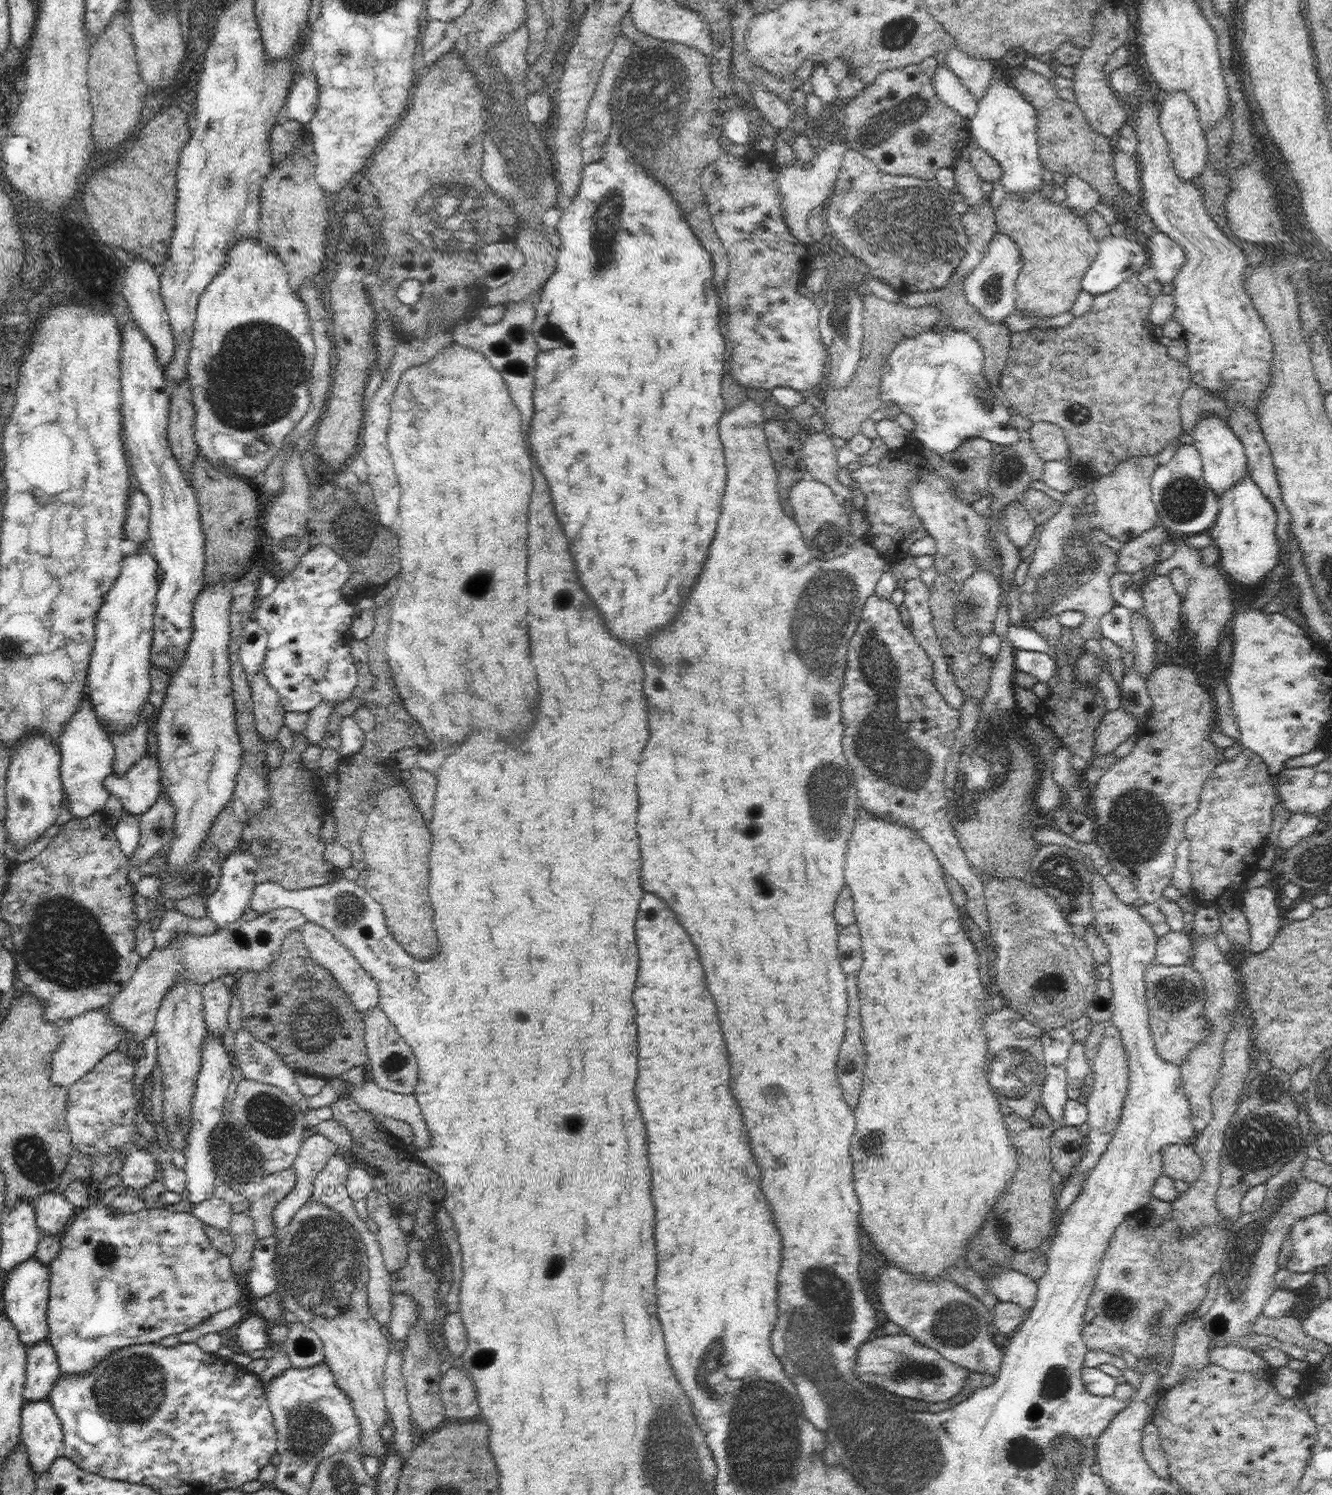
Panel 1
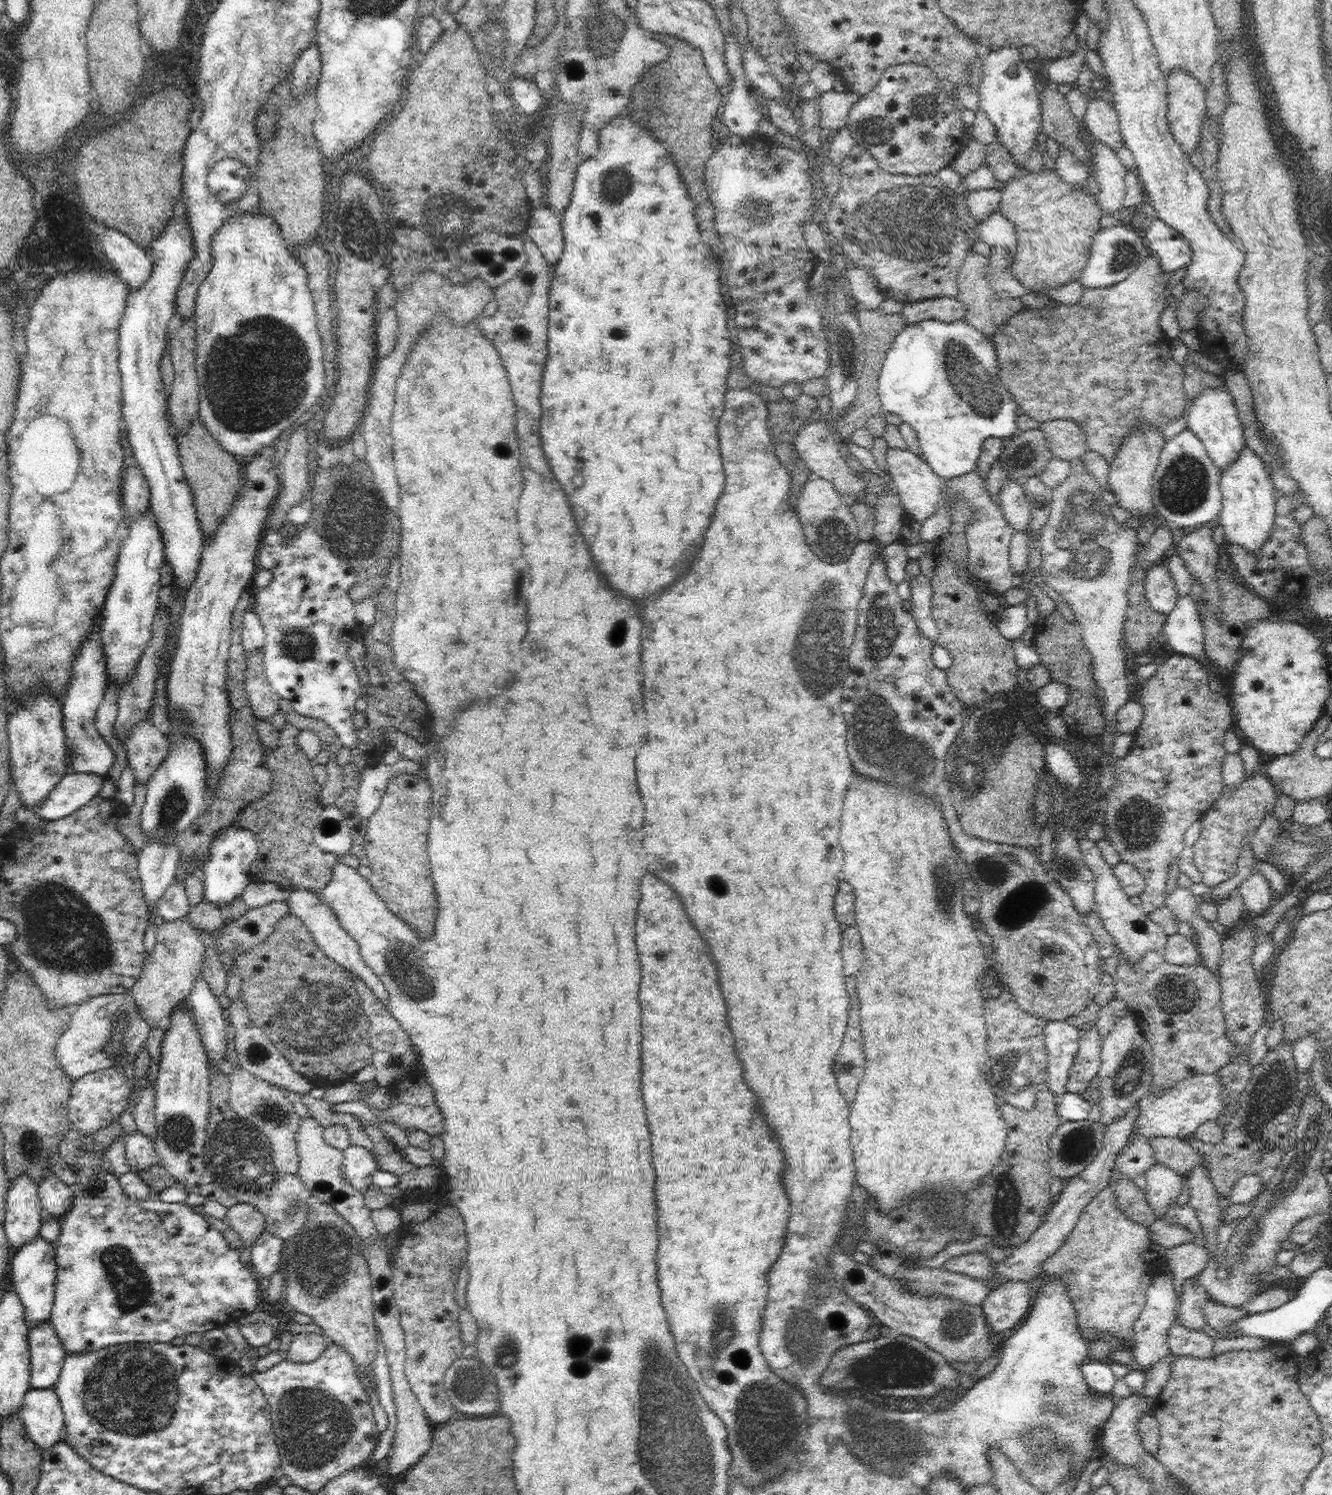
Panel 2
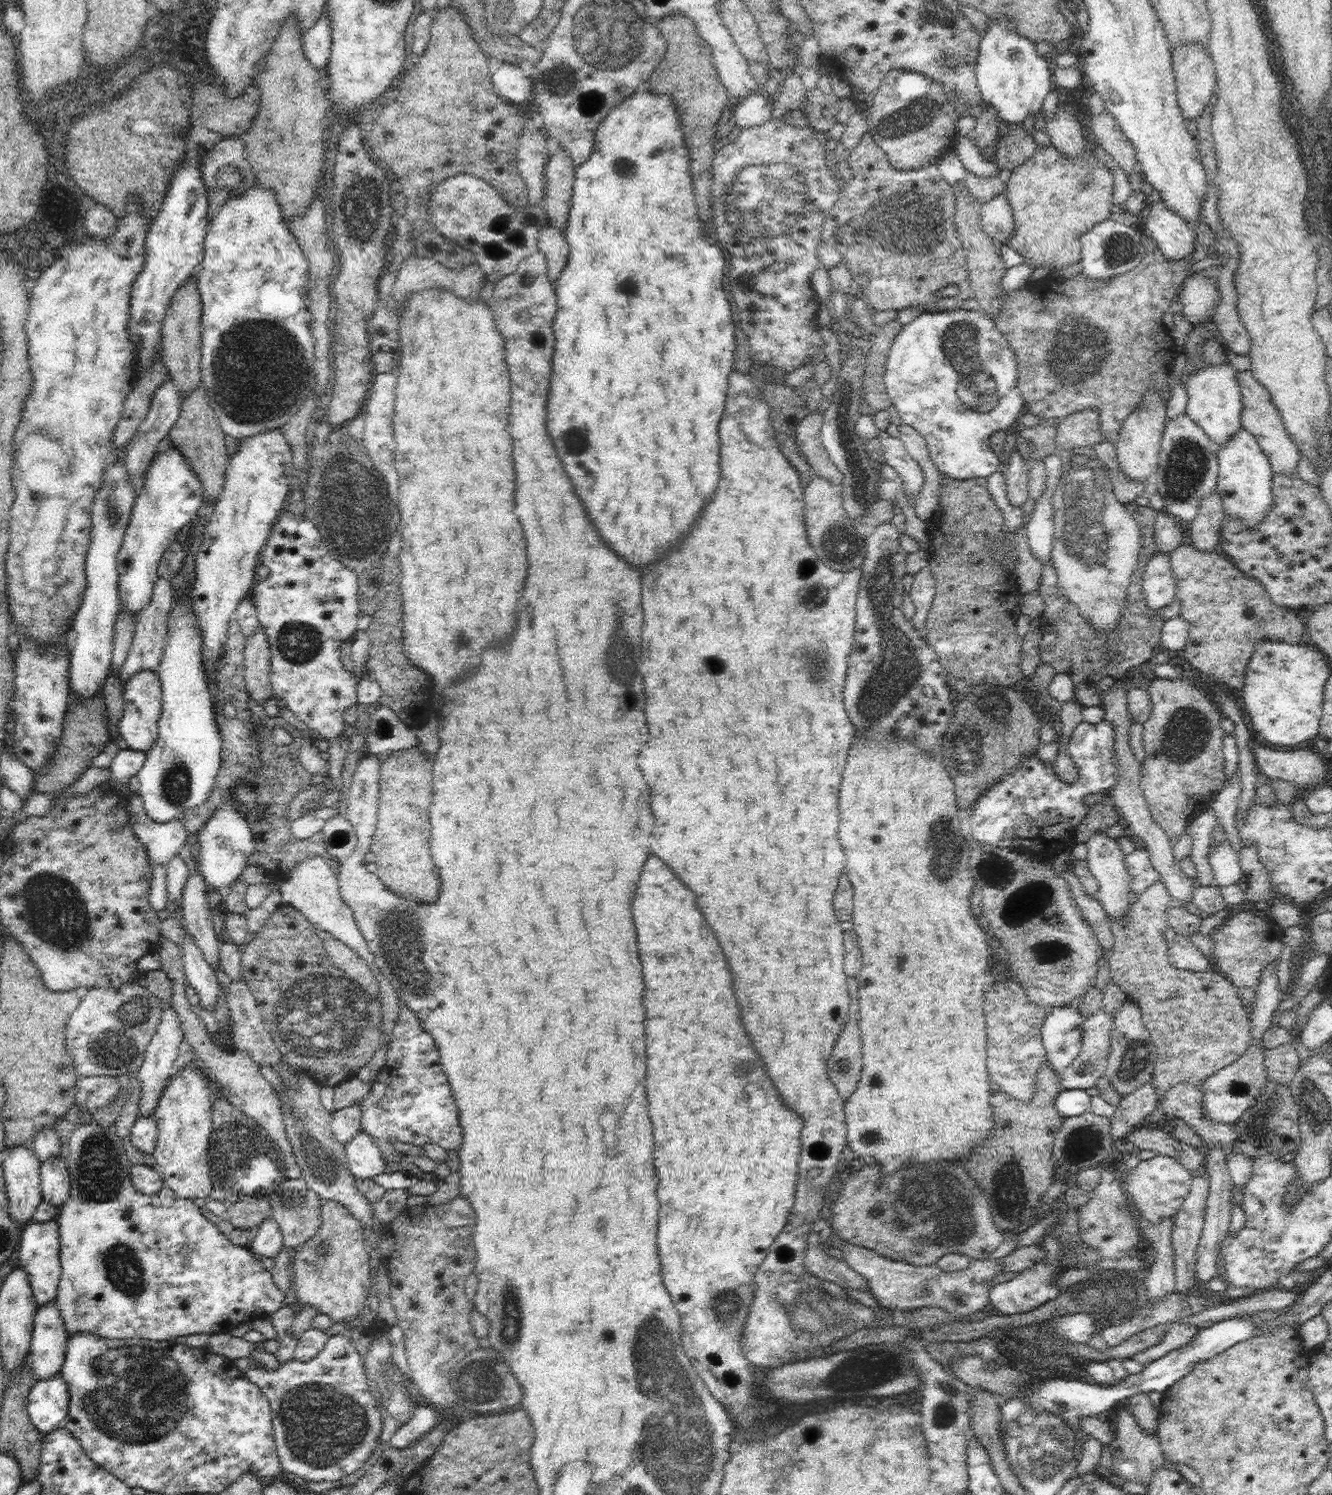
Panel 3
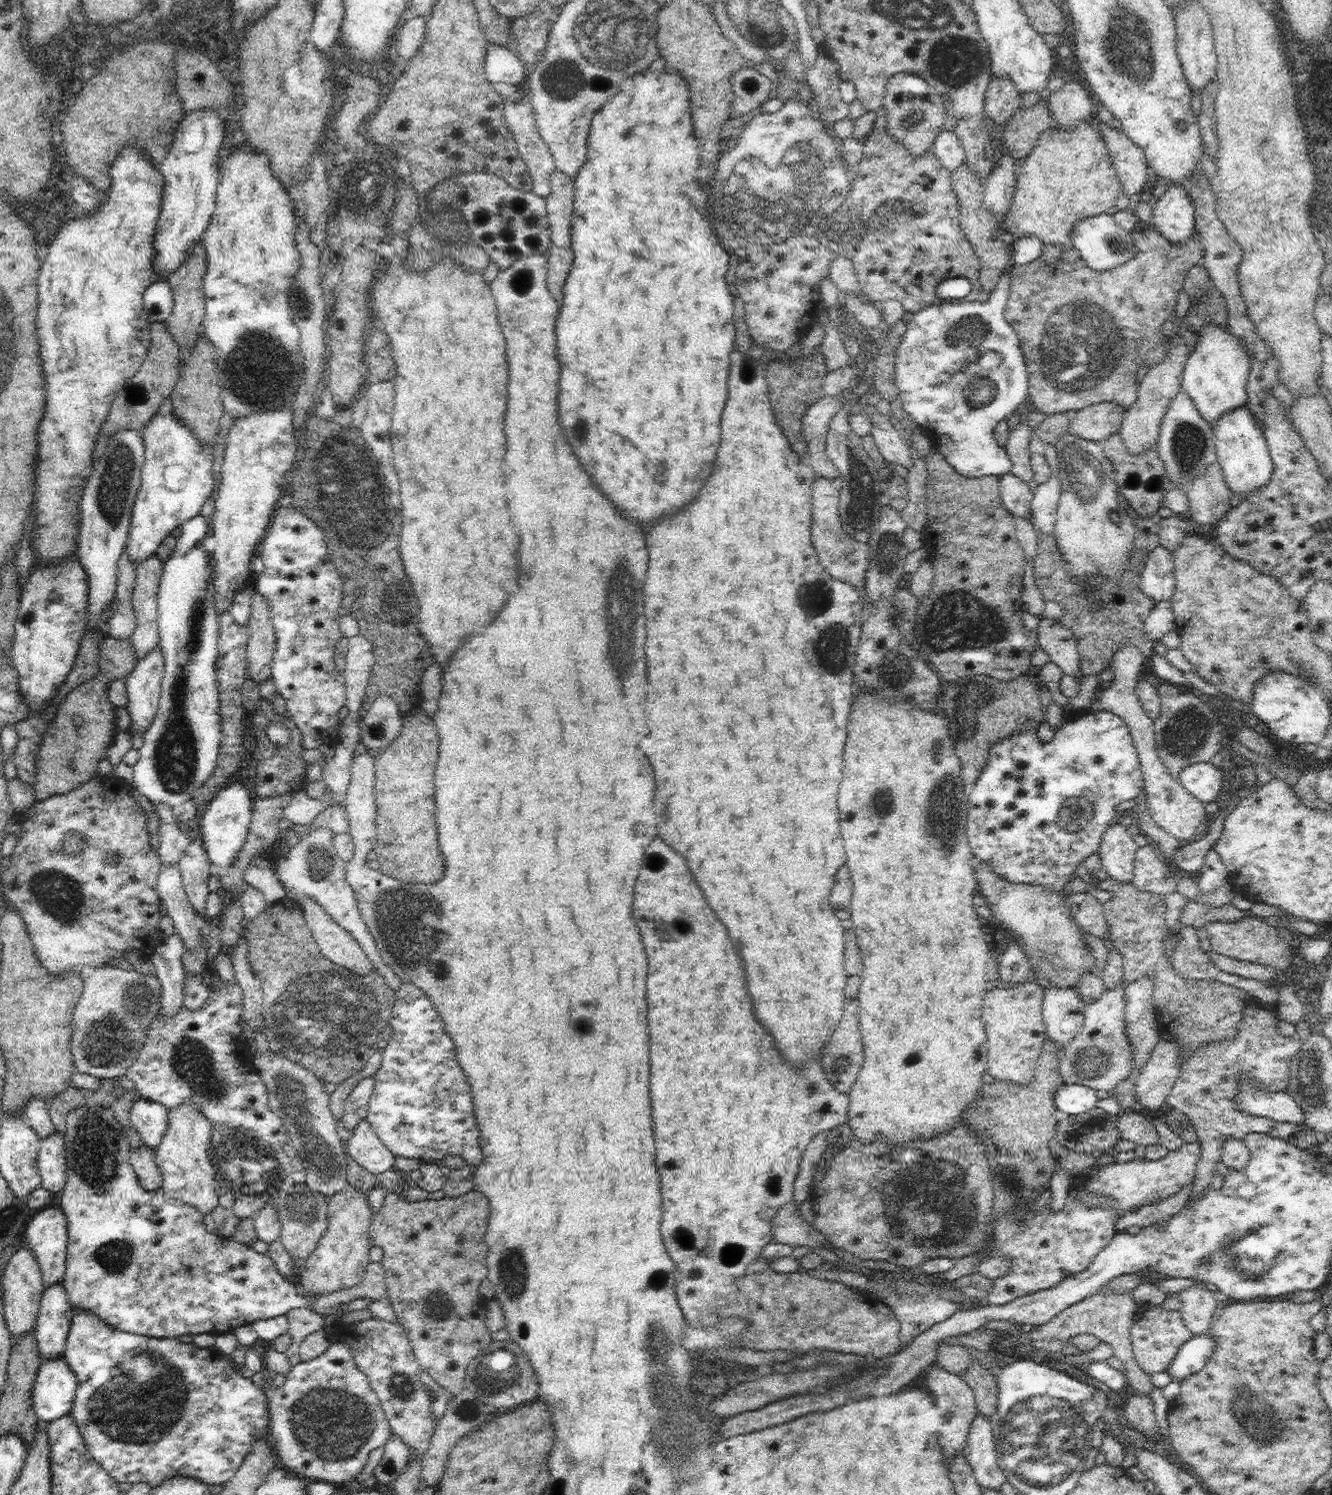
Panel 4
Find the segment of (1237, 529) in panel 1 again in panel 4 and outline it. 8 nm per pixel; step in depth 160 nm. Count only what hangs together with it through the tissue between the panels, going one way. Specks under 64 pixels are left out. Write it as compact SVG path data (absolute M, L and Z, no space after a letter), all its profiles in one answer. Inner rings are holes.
M1247 405L1225 412L1213 427L1217 461L1222 467L1224 481L1233 495L1248 497L1262 486L1270 483L1274 472L1273 460L1265 439L1265 434L1254 421L1254 415Z

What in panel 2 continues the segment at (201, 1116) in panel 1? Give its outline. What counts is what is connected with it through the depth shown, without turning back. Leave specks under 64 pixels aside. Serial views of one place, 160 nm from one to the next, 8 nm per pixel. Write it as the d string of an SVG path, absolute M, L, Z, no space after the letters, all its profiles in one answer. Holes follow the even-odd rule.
M203 977L196 979L194 983L194 989L186 999L190 1005L190 1010L193 1012L193 1020L197 1023L198 1032L205 1048L209 1070L210 1066L220 1066L226 1058L226 1023L222 1018L223 1008L216 996L210 989L208 989L208 983Z

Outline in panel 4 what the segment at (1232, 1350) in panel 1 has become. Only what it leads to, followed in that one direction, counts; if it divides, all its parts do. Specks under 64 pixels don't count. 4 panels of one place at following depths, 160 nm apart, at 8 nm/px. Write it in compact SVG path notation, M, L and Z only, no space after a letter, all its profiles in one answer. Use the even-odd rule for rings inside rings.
M1152 1304L1132 1324L1131 1345L1140 1368L1151 1375L1154 1372L1166 1371L1180 1346L1190 1340L1193 1335L1193 1332L1184 1324L1180 1311L1166 1310L1161 1304Z

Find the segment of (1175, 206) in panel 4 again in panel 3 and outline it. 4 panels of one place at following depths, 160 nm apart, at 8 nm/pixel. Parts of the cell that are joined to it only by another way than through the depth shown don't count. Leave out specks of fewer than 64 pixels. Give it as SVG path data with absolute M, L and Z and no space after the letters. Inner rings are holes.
M1161 199L1148 205L1142 220L1146 233L1151 234L1168 260L1182 260L1195 252L1196 236L1192 225L1170 210Z

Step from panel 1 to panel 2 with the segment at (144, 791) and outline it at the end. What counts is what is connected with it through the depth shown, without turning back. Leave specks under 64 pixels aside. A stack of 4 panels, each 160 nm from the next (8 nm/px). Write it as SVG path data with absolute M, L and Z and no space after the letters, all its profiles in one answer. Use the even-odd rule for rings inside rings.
M149 712L149 716L142 722L139 722L134 730L131 730L131 735L124 742L129 767L134 771L135 782L137 784L147 784L150 778L152 778L154 771L159 767L159 764L167 757L171 745L167 735L152 725L151 717L151 713ZM67 772L45 802L30 811L36 810L36 814L45 820L70 816L98 794L104 781L105 778L91 773Z

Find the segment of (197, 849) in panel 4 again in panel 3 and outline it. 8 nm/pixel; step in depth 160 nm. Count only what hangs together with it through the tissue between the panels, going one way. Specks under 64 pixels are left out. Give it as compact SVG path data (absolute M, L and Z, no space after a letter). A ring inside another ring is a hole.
M193 861L191 875L182 891L181 912L187 933L193 936L206 963L216 972L219 969L218 950L222 942L216 936L212 908L207 899L207 882L199 872L199 861Z

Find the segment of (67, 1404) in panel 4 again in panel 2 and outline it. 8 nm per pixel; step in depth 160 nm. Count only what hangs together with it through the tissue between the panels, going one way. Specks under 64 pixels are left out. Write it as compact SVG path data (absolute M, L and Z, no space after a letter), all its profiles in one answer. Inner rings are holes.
M31 1388L18 1411L28 1437L40 1449L48 1449L64 1438L63 1410L53 1388Z

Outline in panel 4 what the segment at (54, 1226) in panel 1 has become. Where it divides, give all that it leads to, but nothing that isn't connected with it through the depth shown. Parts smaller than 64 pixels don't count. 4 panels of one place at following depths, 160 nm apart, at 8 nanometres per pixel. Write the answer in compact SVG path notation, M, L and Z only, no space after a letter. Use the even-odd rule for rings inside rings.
M53 1132L48 1138L39 1140L39 1151L37 1154L36 1164L41 1176L41 1186L46 1190L58 1195L66 1184L68 1175L66 1174L66 1145L64 1134Z

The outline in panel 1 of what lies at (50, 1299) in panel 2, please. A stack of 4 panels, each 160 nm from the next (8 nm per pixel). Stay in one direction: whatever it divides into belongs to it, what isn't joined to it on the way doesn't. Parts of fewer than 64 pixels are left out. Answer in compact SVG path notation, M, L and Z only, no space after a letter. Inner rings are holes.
M31 1256L9 1272L5 1284L2 1292L4 1312L18 1331L20 1342L28 1347L45 1340L49 1335L47 1325L49 1267L44 1266L35 1256Z

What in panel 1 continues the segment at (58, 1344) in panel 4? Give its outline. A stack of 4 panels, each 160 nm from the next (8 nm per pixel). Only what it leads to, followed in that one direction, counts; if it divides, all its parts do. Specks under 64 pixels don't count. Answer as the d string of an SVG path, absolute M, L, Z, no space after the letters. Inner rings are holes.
M47 1339L25 1349L27 1365L23 1399L44 1400L61 1377L56 1351Z

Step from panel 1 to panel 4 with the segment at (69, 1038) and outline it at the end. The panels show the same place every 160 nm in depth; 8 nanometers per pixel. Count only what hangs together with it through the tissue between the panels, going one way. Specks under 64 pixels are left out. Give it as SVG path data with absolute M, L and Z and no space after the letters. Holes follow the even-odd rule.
M112 966L98 969L94 977L84 982L82 995L73 1010L71 1053L76 1068L99 1079L126 1076L132 1063L138 1060L139 1050L142 1050L146 1040L146 1031L160 1013L161 989L158 976L145 976L135 970L124 971Z

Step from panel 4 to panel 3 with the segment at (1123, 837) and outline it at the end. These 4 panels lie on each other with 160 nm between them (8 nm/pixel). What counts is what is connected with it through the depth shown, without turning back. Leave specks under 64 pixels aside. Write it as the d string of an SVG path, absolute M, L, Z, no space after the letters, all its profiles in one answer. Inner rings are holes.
M1105 831L1094 833L1085 842L1088 847L1087 865L1088 870L1099 882L1097 892L1099 903L1110 920L1123 920L1129 912L1128 893L1131 891L1131 876L1125 867L1125 856L1120 849L1116 838L1110 838Z

